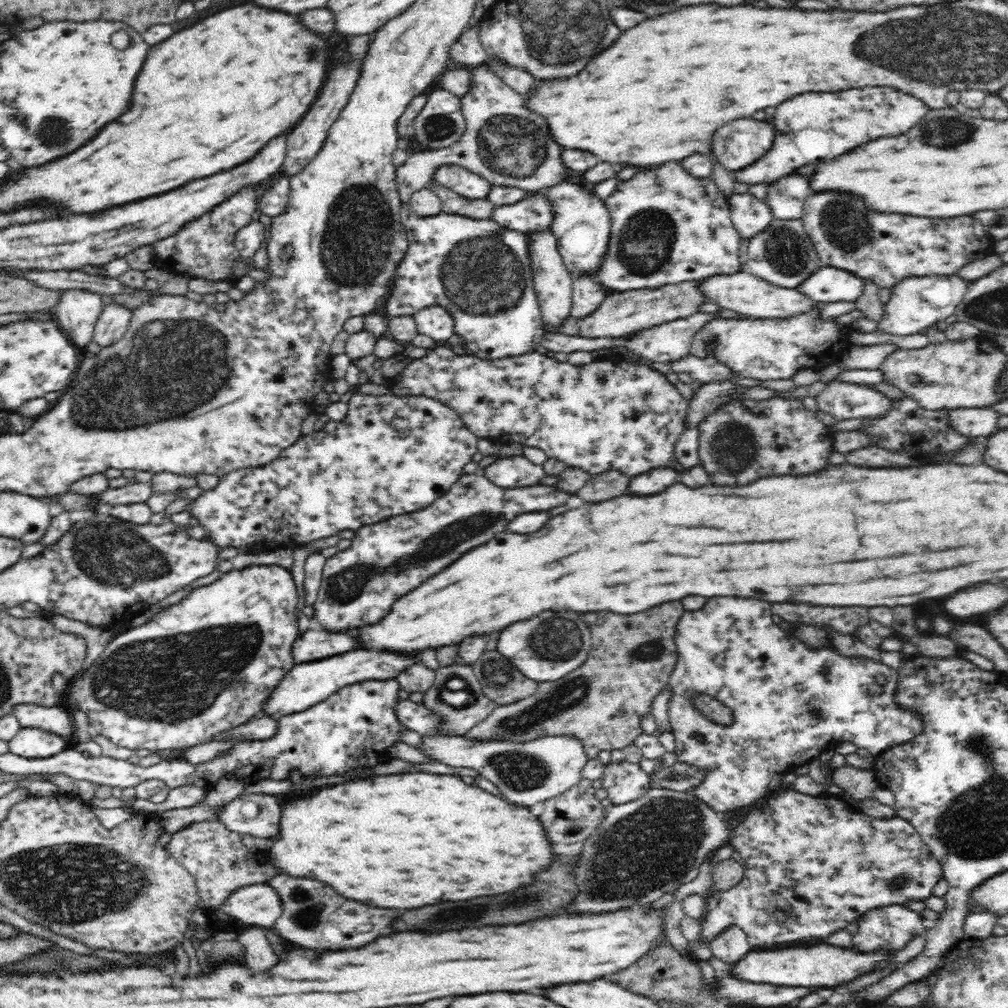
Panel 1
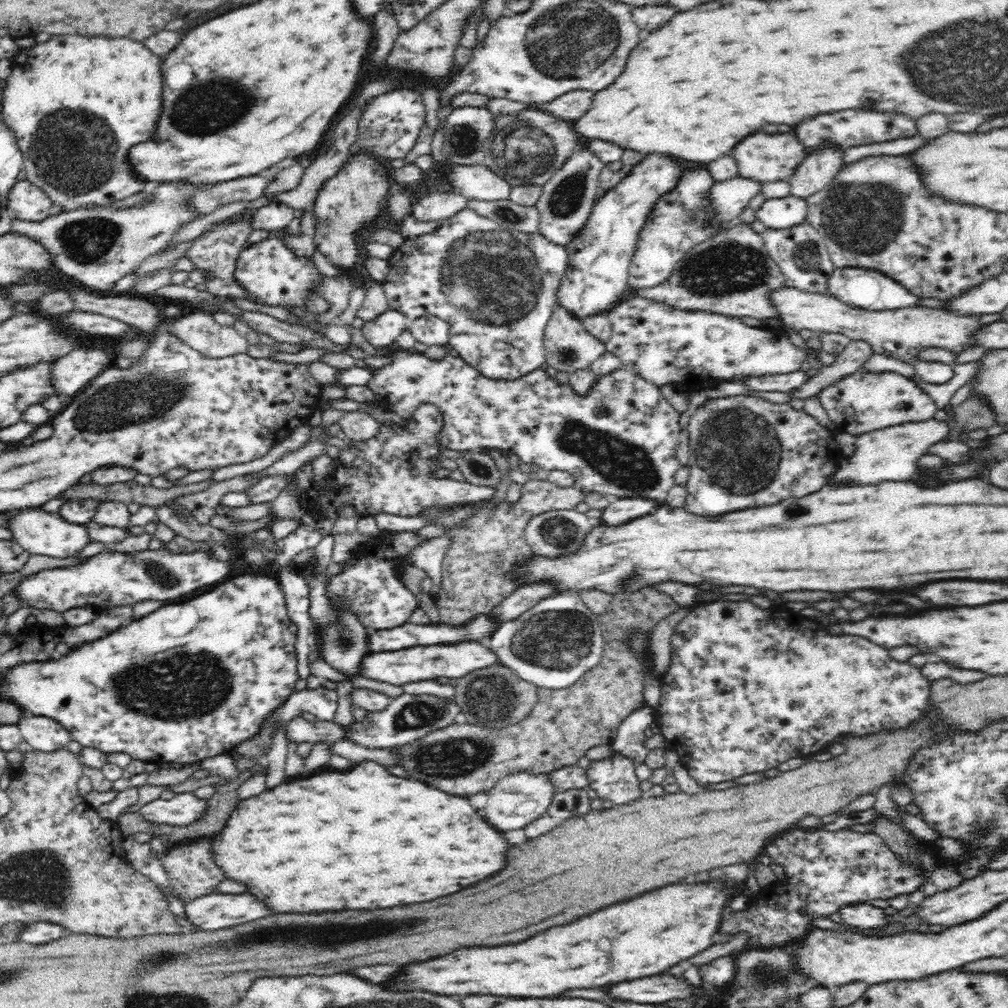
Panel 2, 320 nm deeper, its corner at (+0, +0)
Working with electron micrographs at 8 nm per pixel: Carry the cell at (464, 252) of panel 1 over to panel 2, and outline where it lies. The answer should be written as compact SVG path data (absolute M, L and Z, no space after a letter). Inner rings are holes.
M646 156L640 164L633 166L631 172L622 179L616 186L609 190L594 204L594 208L588 217L588 222L584 225L580 236L576 240L572 240L568 246L553 244L539 234L525 234L519 230L510 230L504 224L498 224L491 218L480 216L479 213L472 209L464 209L454 214L444 222L431 234L421 235L412 239L406 239L405 242L398 248L395 248L394 254L389 258L391 269L389 275L382 281L385 293L388 297L389 305L398 312L405 314L408 320L416 320L420 316L434 315L445 320L449 324L449 342L448 348L452 348L458 352L459 357L464 359L466 363L474 367L481 376L490 380L518 380L529 372L539 369L546 362L547 352L544 344L544 331L547 322L553 315L553 308L556 304L564 307L568 313L572 313L577 319L586 319L589 316L594 316L600 313L612 310L617 303L628 298L633 290L629 285L629 266L632 262L632 257L636 252L640 232L647 223L648 217L651 215L652 209L661 199L663 194L673 191L679 183L680 178L684 176L684 168L679 164L680 160L668 158L668 156Z

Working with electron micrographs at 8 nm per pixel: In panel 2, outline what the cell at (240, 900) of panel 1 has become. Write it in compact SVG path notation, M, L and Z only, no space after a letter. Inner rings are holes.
M212 894L183 904L184 917L198 930L220 930L268 916L268 908L252 894Z

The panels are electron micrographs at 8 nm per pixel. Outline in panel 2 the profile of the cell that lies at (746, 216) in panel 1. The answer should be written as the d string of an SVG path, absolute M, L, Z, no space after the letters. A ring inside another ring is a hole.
M796 196L766 199L755 212L757 219L768 229L785 229L807 224L807 199Z

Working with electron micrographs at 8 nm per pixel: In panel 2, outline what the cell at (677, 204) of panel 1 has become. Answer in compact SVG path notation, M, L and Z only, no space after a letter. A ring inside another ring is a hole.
M698 168L698 170L684 172L684 176L680 178L676 188L661 196L661 199L652 209L651 215L648 217L642 232L640 232L636 252L629 266L629 285L632 290L634 290L634 288L652 288L653 286L662 284L665 280L670 278L672 271L675 270L675 266L679 263L679 260L687 254L690 248L719 234L719 232L713 232L712 227L708 225L708 215L706 215L707 208L704 208L704 206L708 204L708 199L706 199L708 198L708 194L710 194L708 190L712 188L712 184L714 183L715 180L712 179L712 176L707 172L706 168L704 168L704 170Z

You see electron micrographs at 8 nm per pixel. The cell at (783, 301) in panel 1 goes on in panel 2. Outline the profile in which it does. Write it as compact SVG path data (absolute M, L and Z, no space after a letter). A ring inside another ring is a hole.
M794 287L775 290L771 301L779 312L782 328L840 333L852 341L868 343L875 353L906 361L925 348L948 349L959 355L976 346L975 332L987 325L979 321L976 314L956 314L947 309L922 306L877 311L859 309L830 294L809 293Z

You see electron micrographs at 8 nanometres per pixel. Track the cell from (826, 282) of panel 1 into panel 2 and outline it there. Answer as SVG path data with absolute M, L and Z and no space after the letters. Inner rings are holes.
M836 268L828 281L829 294L846 304L859 309L890 310L899 308L920 307L924 299L915 292L910 292L895 279L880 271L864 268Z

